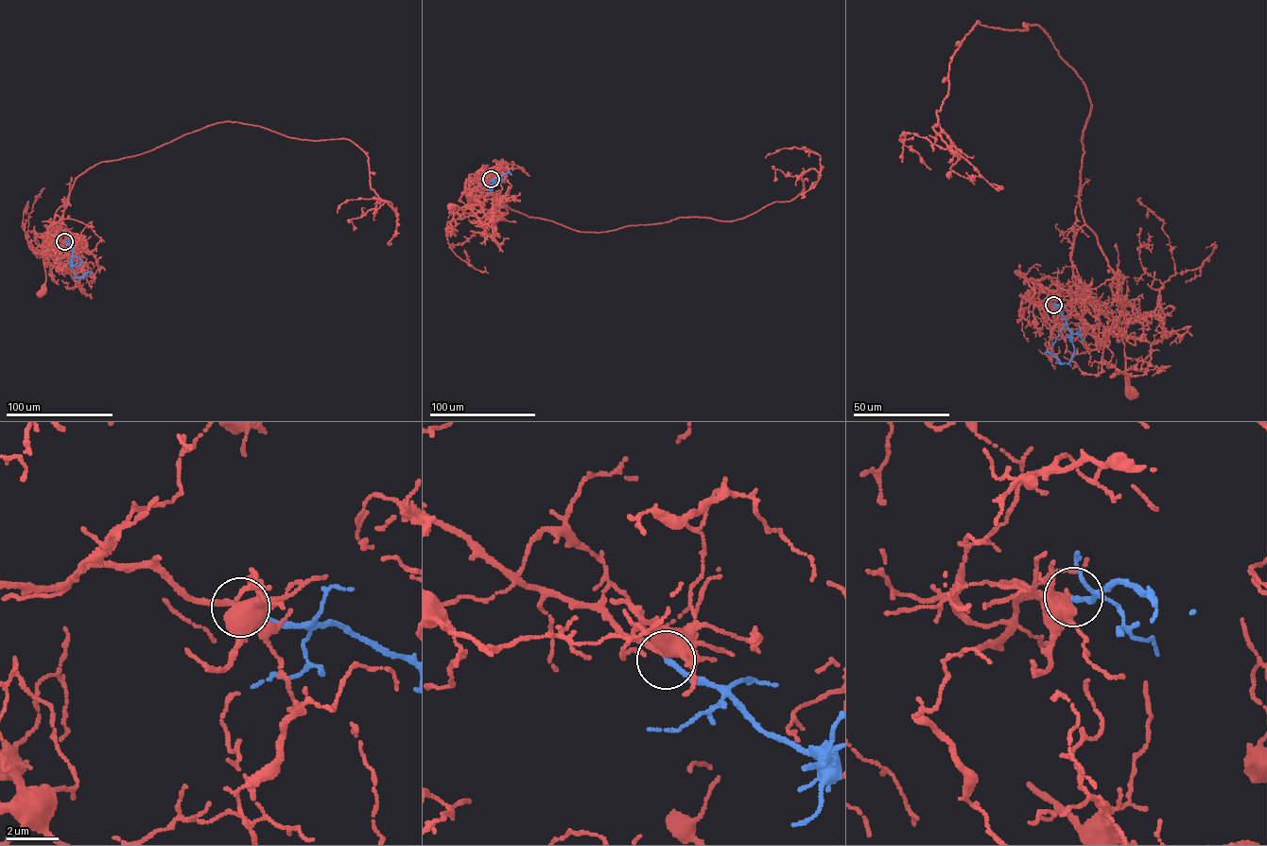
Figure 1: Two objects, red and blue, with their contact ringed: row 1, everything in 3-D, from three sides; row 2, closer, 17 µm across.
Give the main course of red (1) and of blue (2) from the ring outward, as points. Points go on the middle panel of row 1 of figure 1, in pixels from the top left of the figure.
1: (491, 179), (477, 172), (477, 186), (472, 191), (469, 203), (460, 209), (450, 205)
2: (491, 179), (497, 183), (492, 185), (493, 180), (509, 171), (512, 174)

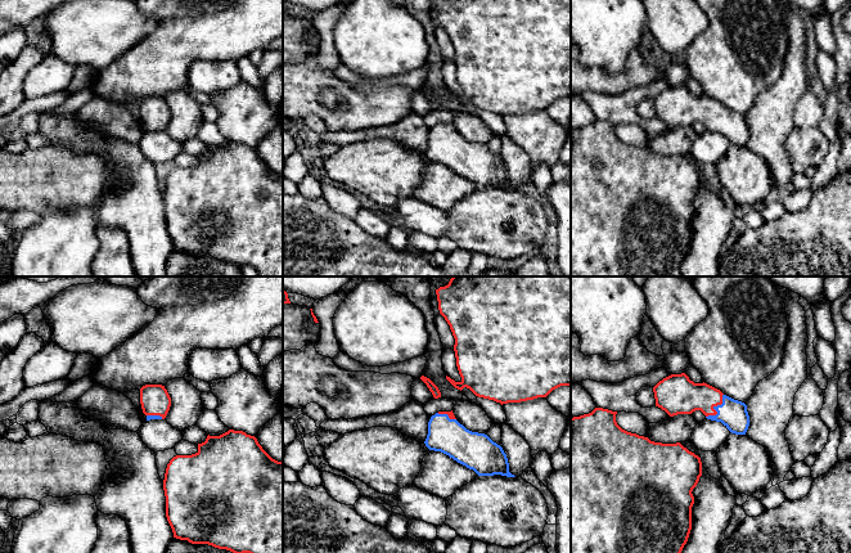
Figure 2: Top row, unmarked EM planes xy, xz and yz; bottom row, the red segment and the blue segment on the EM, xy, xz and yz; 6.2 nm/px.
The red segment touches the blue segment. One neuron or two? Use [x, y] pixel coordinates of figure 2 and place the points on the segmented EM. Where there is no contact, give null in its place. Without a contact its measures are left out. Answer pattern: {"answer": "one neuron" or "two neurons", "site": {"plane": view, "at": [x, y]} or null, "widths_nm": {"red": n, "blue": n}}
{"answer": "one neuron", "site": {"plane": "yz", "at": [712, 408]}, "widths_nm": {"red": 240, "blue": 180}}

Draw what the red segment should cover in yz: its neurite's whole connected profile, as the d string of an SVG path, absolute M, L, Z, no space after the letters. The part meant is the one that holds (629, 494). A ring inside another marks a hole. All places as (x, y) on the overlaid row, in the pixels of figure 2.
M595 408L591 413L571 418L571 553L681 553L692 530L692 507L694 504L693 489L702 476L702 462L698 455L689 451L680 442L662 444L650 441L648 437L622 430L616 422L617 412Z

